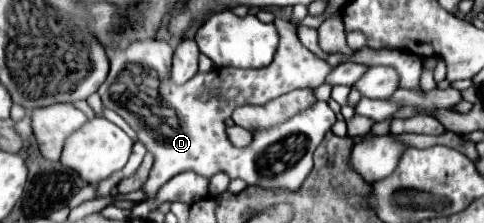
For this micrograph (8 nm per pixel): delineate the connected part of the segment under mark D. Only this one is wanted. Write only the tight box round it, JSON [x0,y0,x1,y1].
[99,19,347,197]

